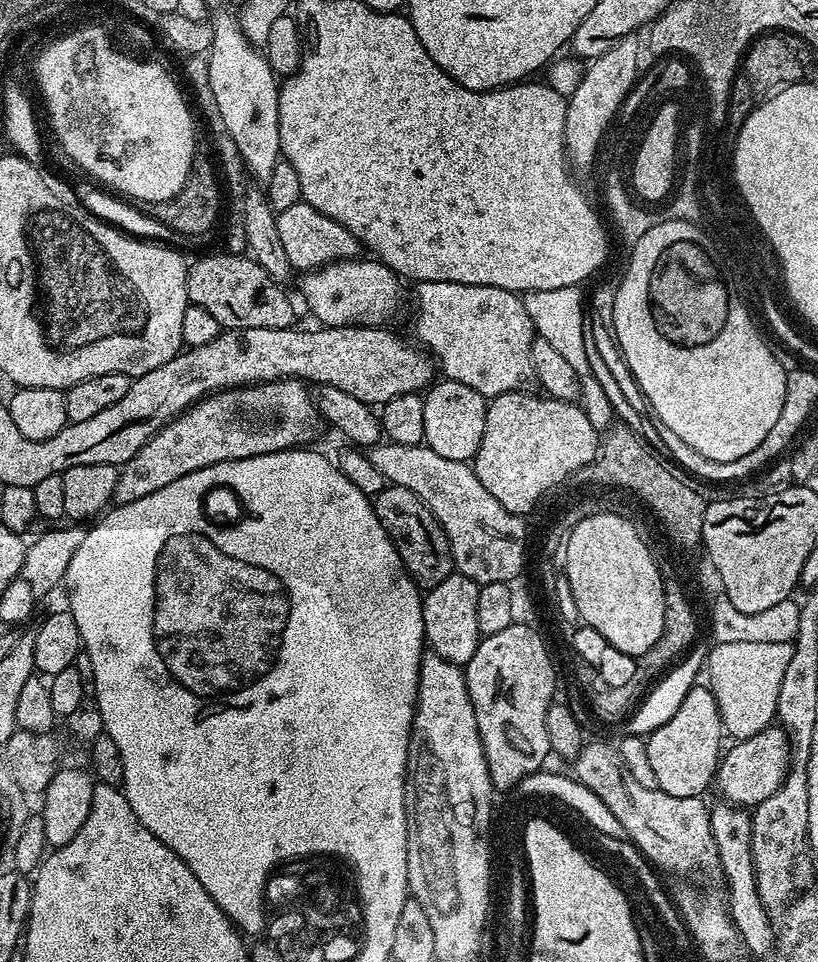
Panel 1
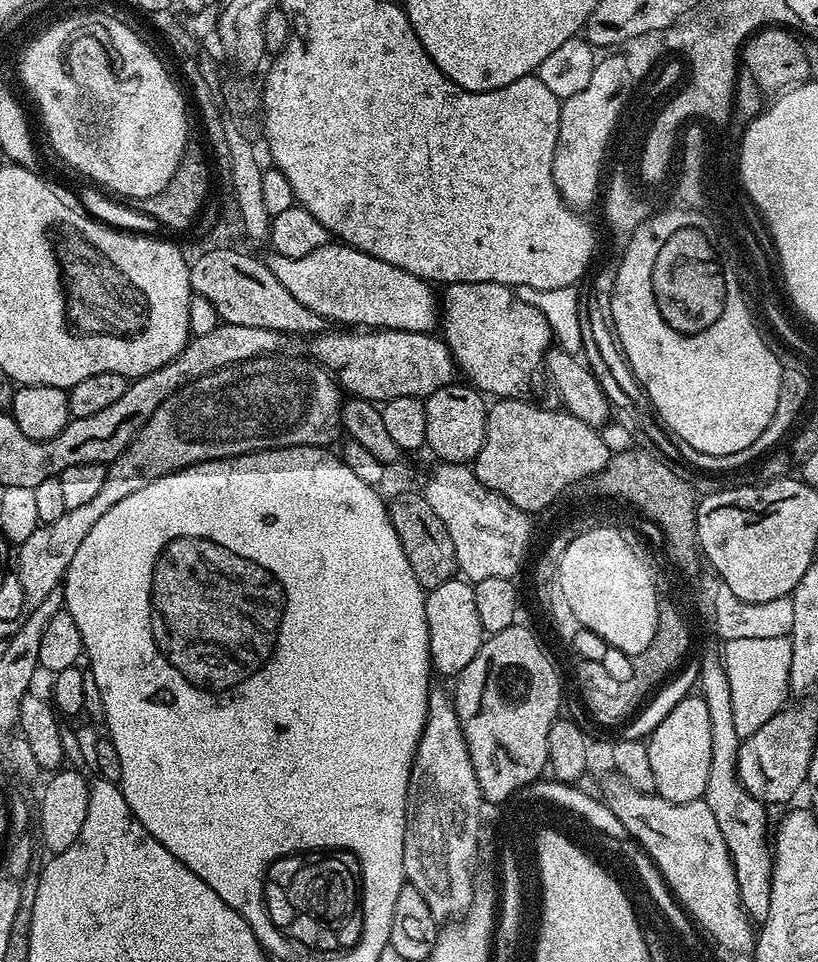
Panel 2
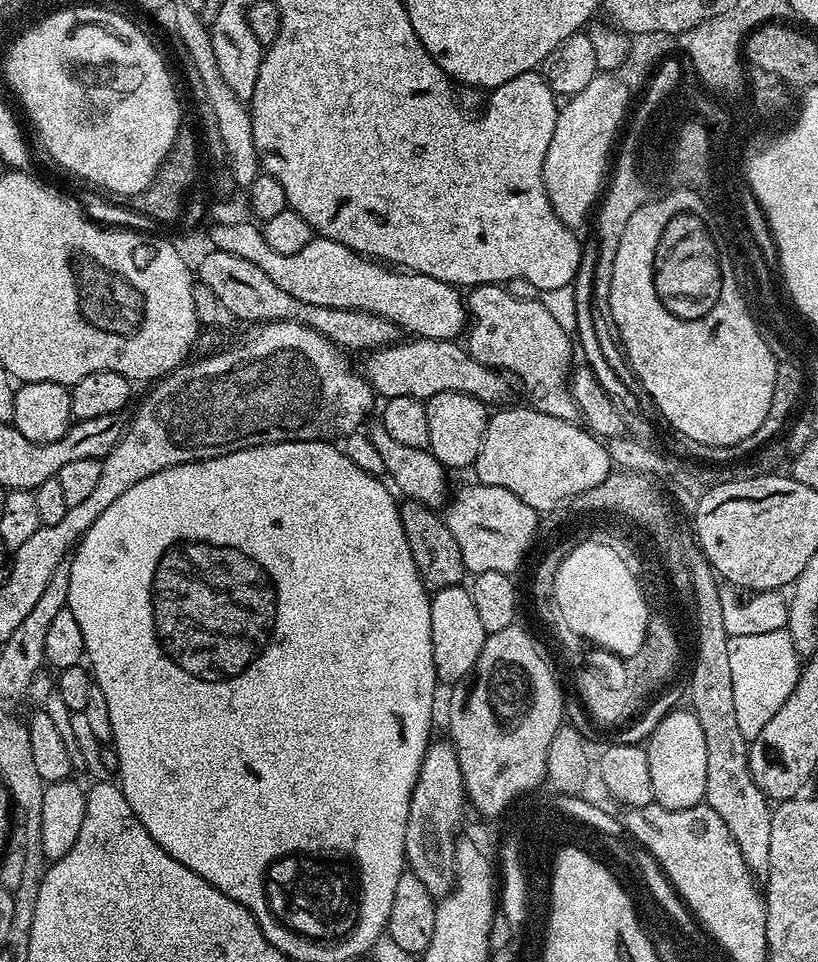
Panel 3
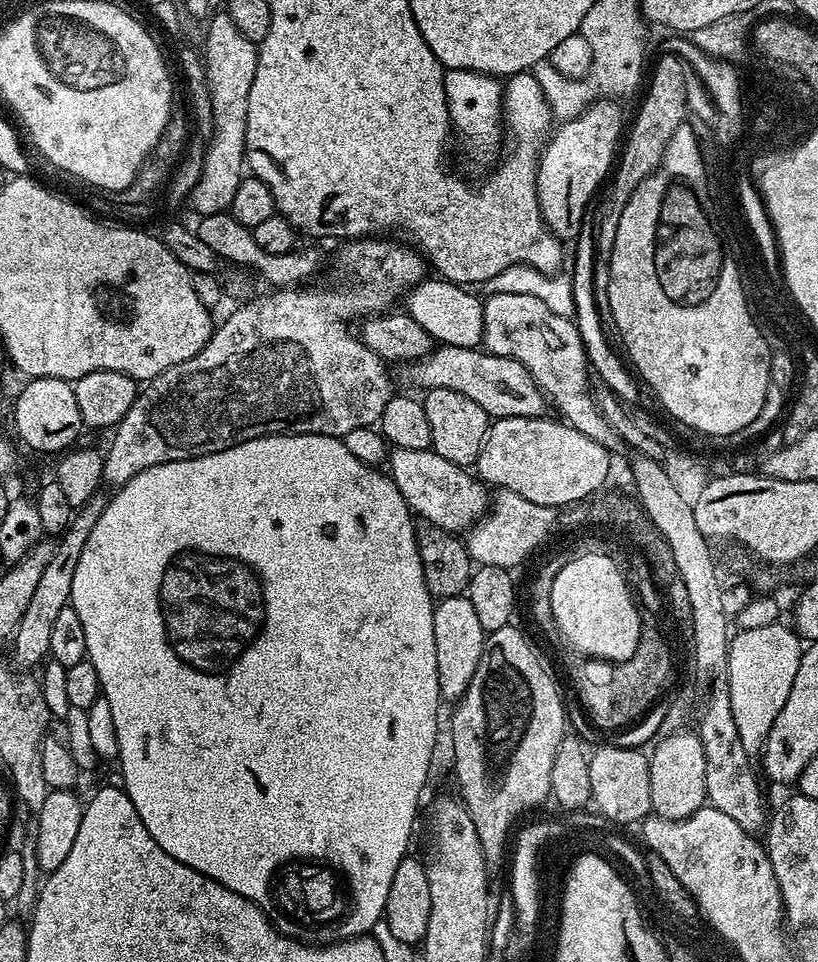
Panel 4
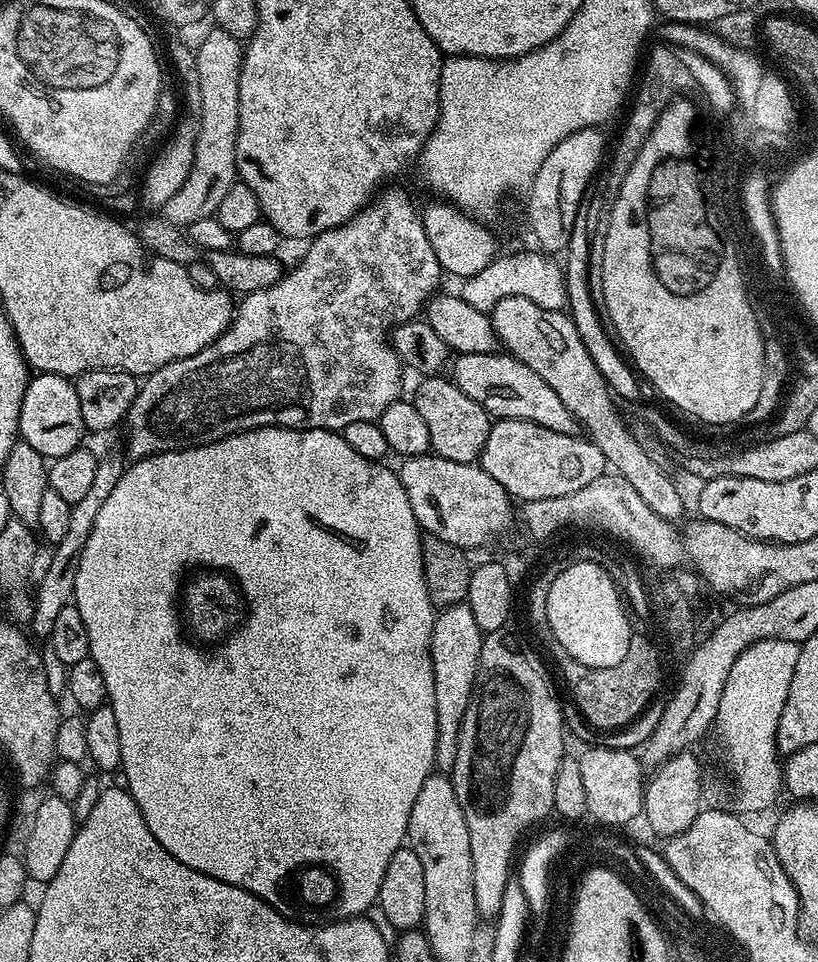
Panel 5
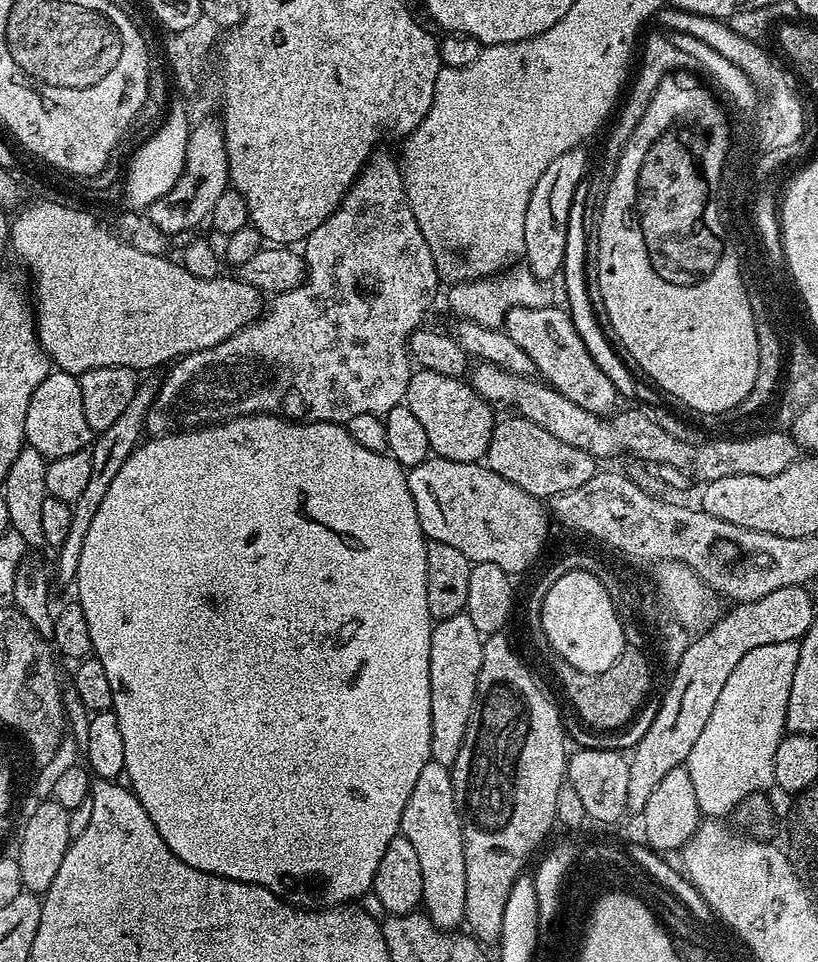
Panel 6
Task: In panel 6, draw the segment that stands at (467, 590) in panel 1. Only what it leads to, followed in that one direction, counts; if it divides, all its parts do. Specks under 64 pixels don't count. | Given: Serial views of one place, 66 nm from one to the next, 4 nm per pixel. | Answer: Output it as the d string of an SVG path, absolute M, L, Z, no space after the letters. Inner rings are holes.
M467 614L439 621L430 638L430 750L432 759L451 764L462 750L466 726L476 701L478 670L482 670L484 640Z

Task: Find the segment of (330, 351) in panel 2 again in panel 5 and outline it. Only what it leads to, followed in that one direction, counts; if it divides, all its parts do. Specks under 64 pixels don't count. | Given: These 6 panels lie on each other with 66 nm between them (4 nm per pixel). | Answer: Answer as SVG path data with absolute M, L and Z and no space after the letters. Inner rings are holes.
M497 350L490 354L459 354L451 361L450 379L452 383L466 394L466 398L474 398L478 406L488 411L489 417L496 420L525 420L538 426L546 426L546 430L554 430L556 434L577 435L578 421L574 414L558 398L558 394L539 374L534 374L526 362Z

